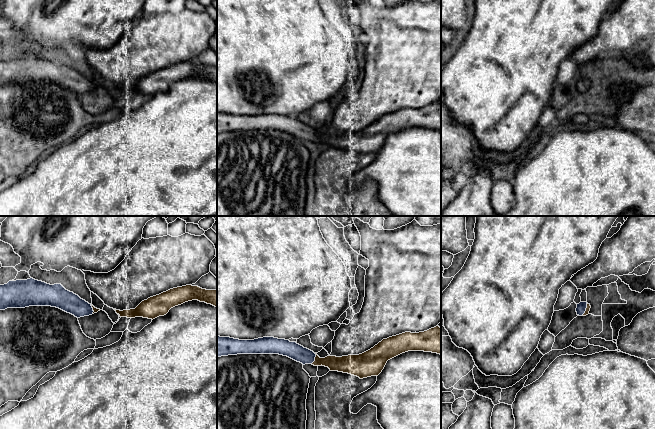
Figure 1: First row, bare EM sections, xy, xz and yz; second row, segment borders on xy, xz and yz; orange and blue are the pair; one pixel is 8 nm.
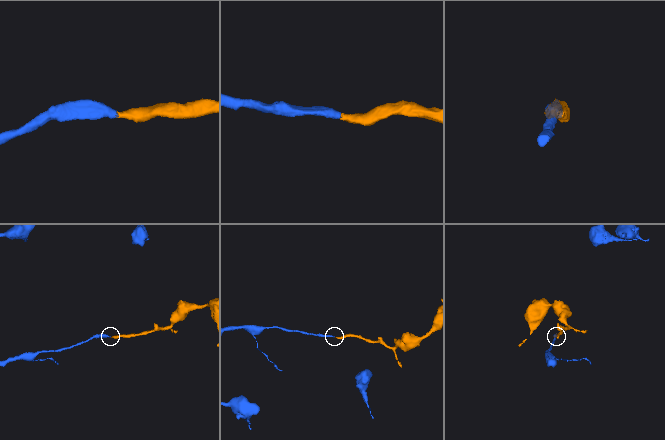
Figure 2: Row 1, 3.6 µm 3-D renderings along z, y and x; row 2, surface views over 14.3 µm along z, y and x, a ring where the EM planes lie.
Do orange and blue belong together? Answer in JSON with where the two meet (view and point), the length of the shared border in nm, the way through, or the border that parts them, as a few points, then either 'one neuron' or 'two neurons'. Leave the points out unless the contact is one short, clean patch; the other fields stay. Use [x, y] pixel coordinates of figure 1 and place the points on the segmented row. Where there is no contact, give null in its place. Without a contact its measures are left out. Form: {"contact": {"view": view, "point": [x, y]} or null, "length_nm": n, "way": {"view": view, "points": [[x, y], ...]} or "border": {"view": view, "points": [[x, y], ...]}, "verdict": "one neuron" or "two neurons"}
{"contact": {"view": "xz", "point": [315, 358]}, "length_nm": 90, "way": {"view": "xz", "points": [[345, 364], [315, 358], [304, 356], [292, 350]]}, "verdict": "one neuron"}

